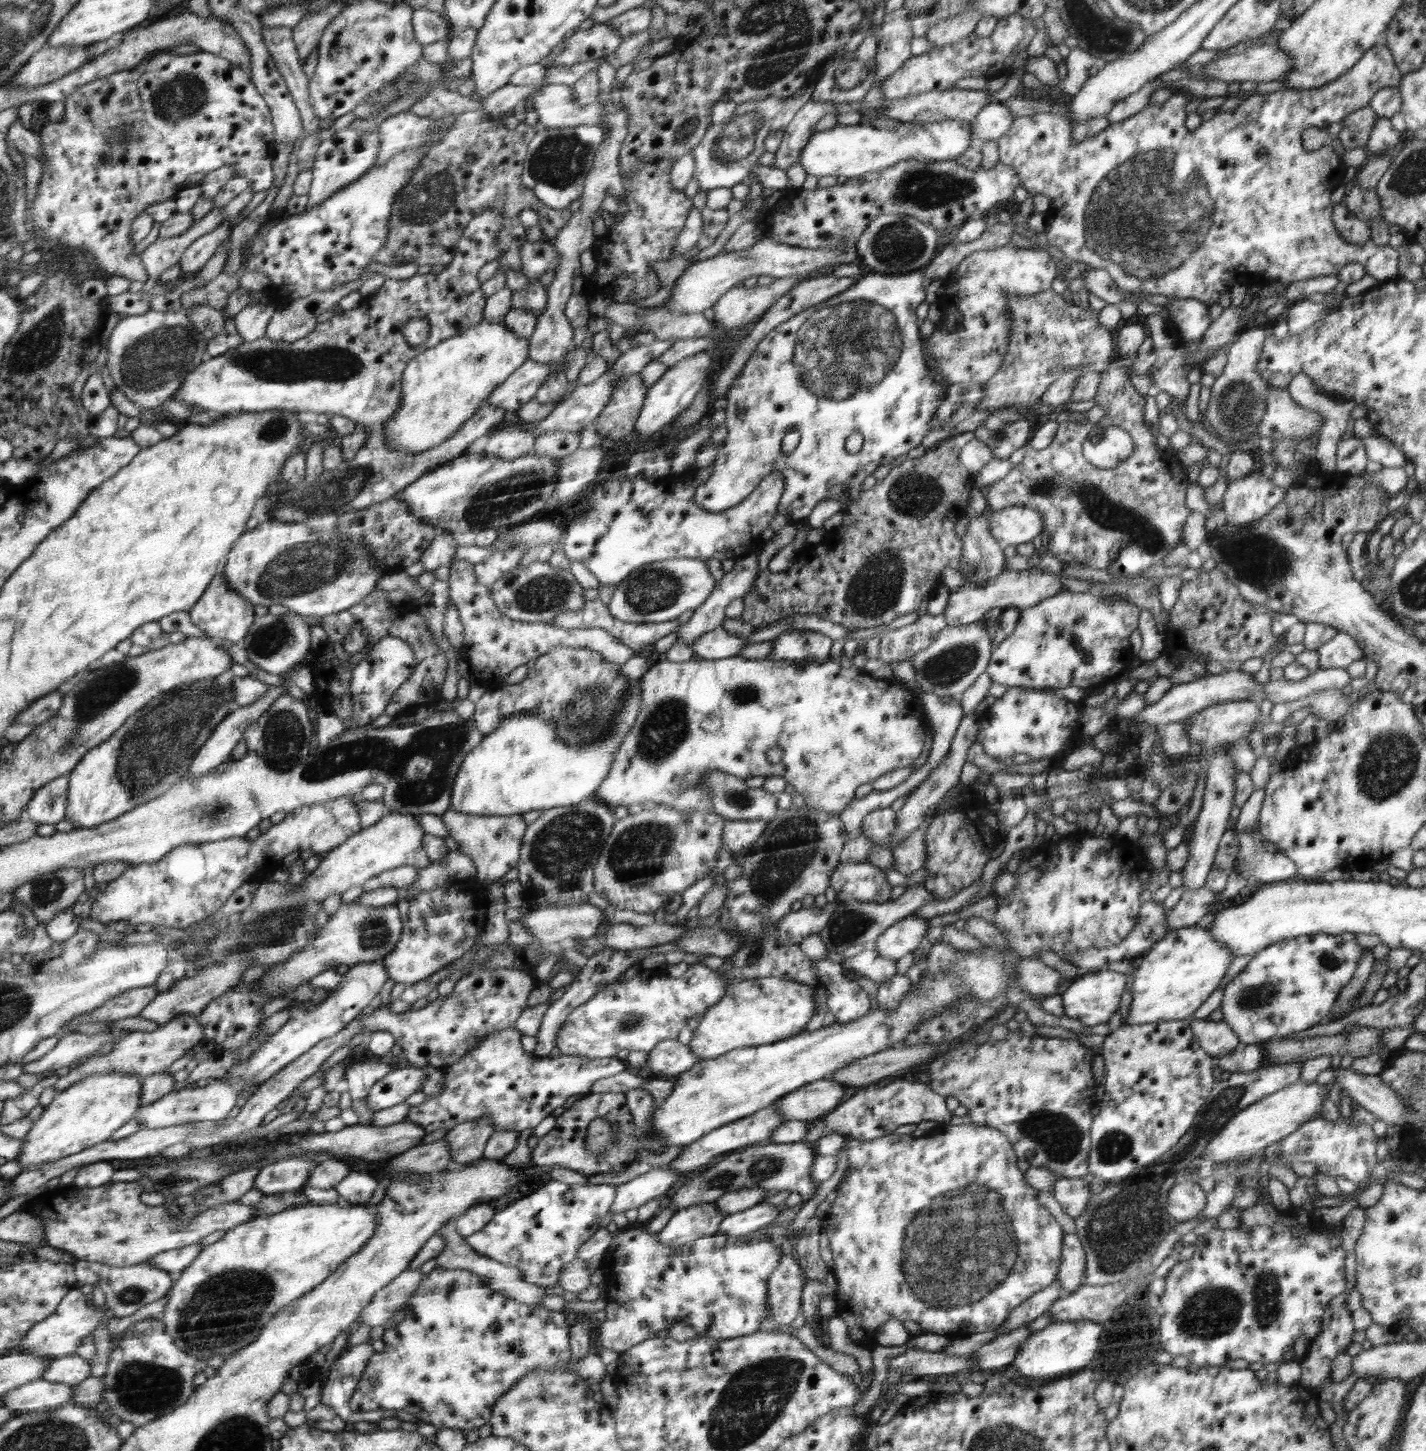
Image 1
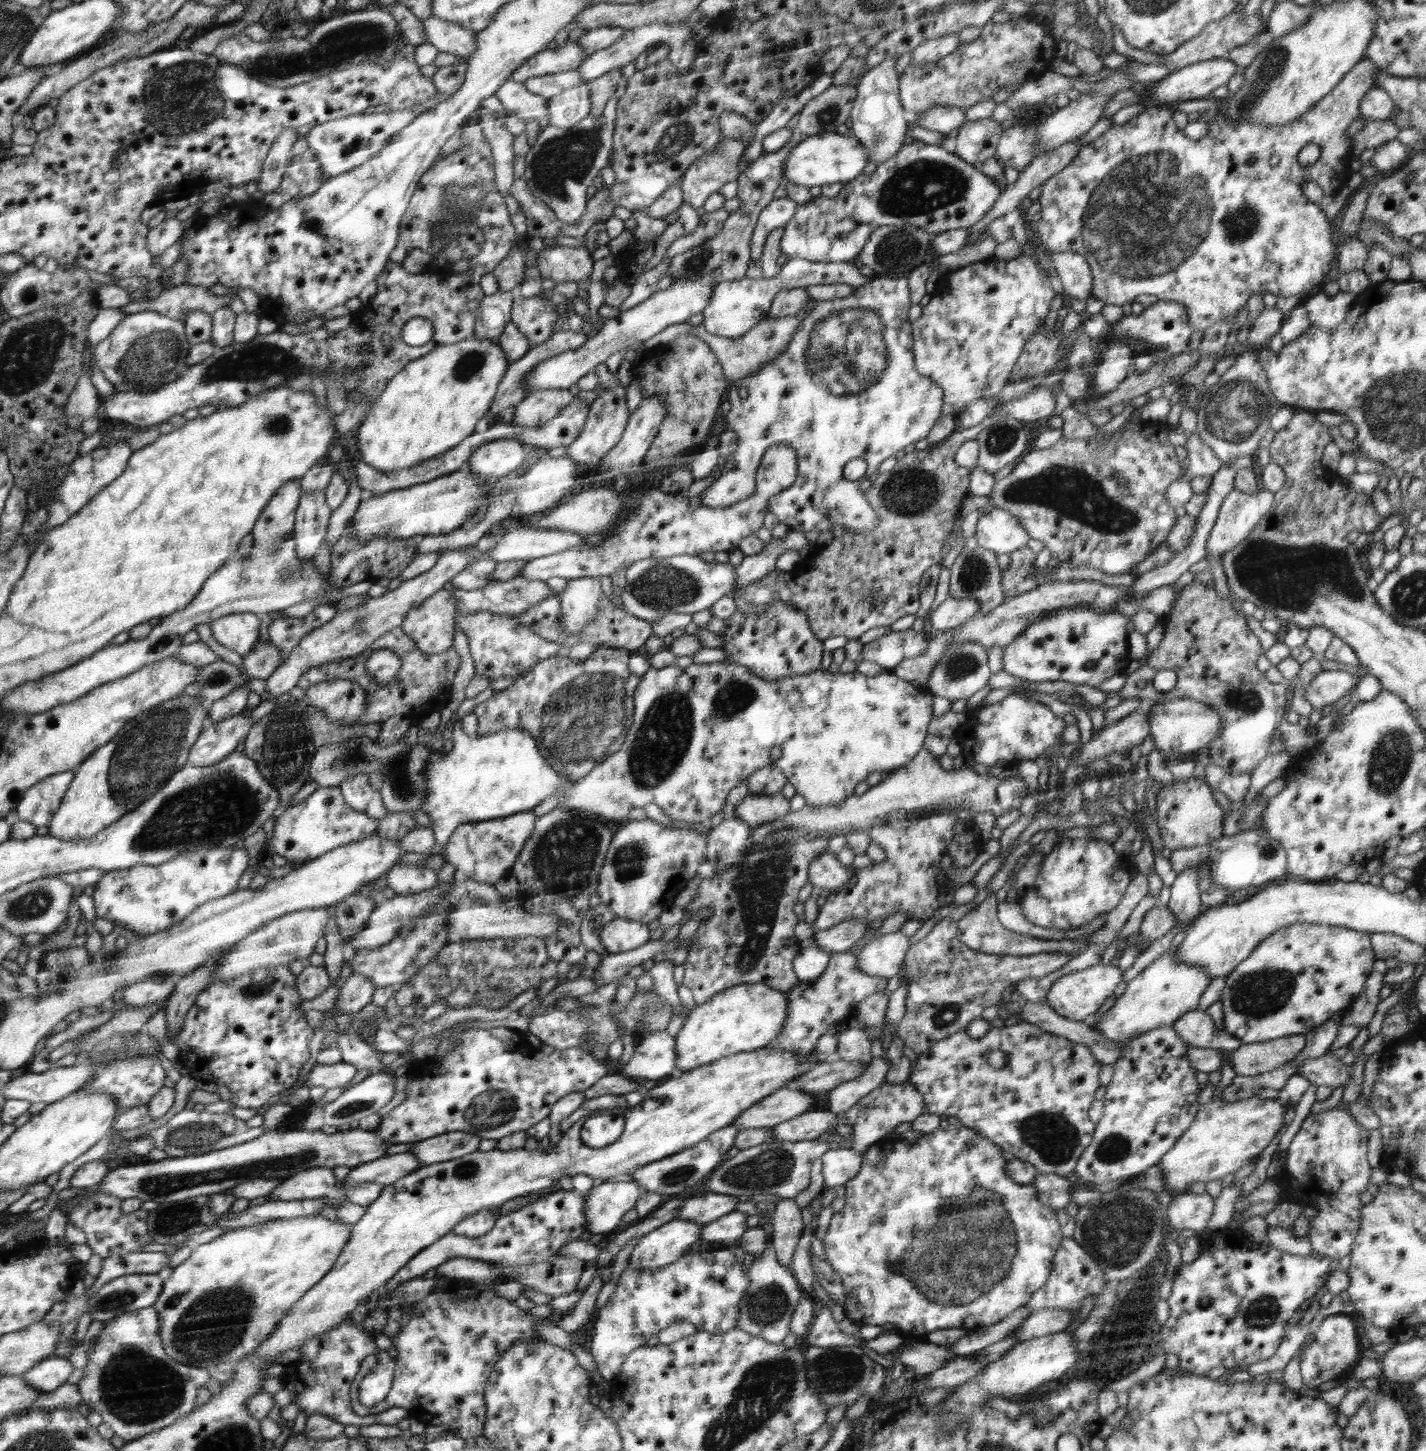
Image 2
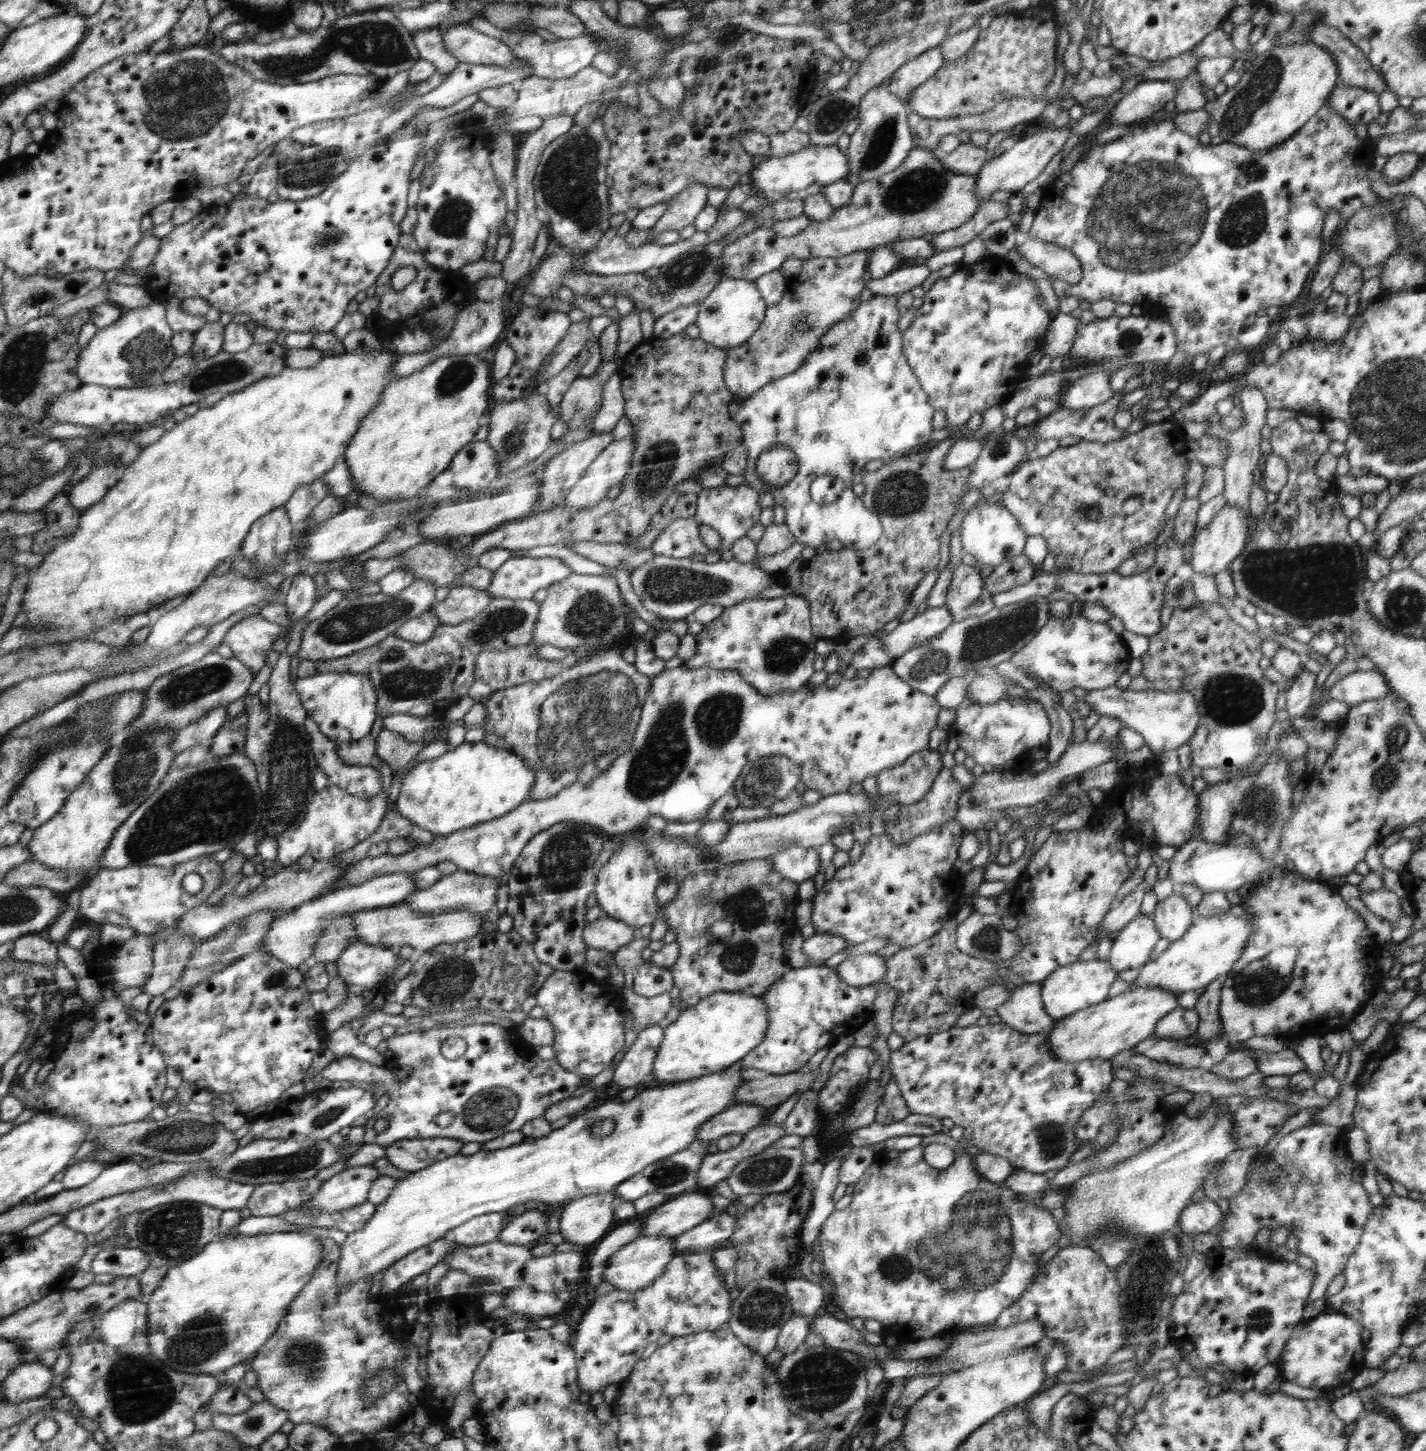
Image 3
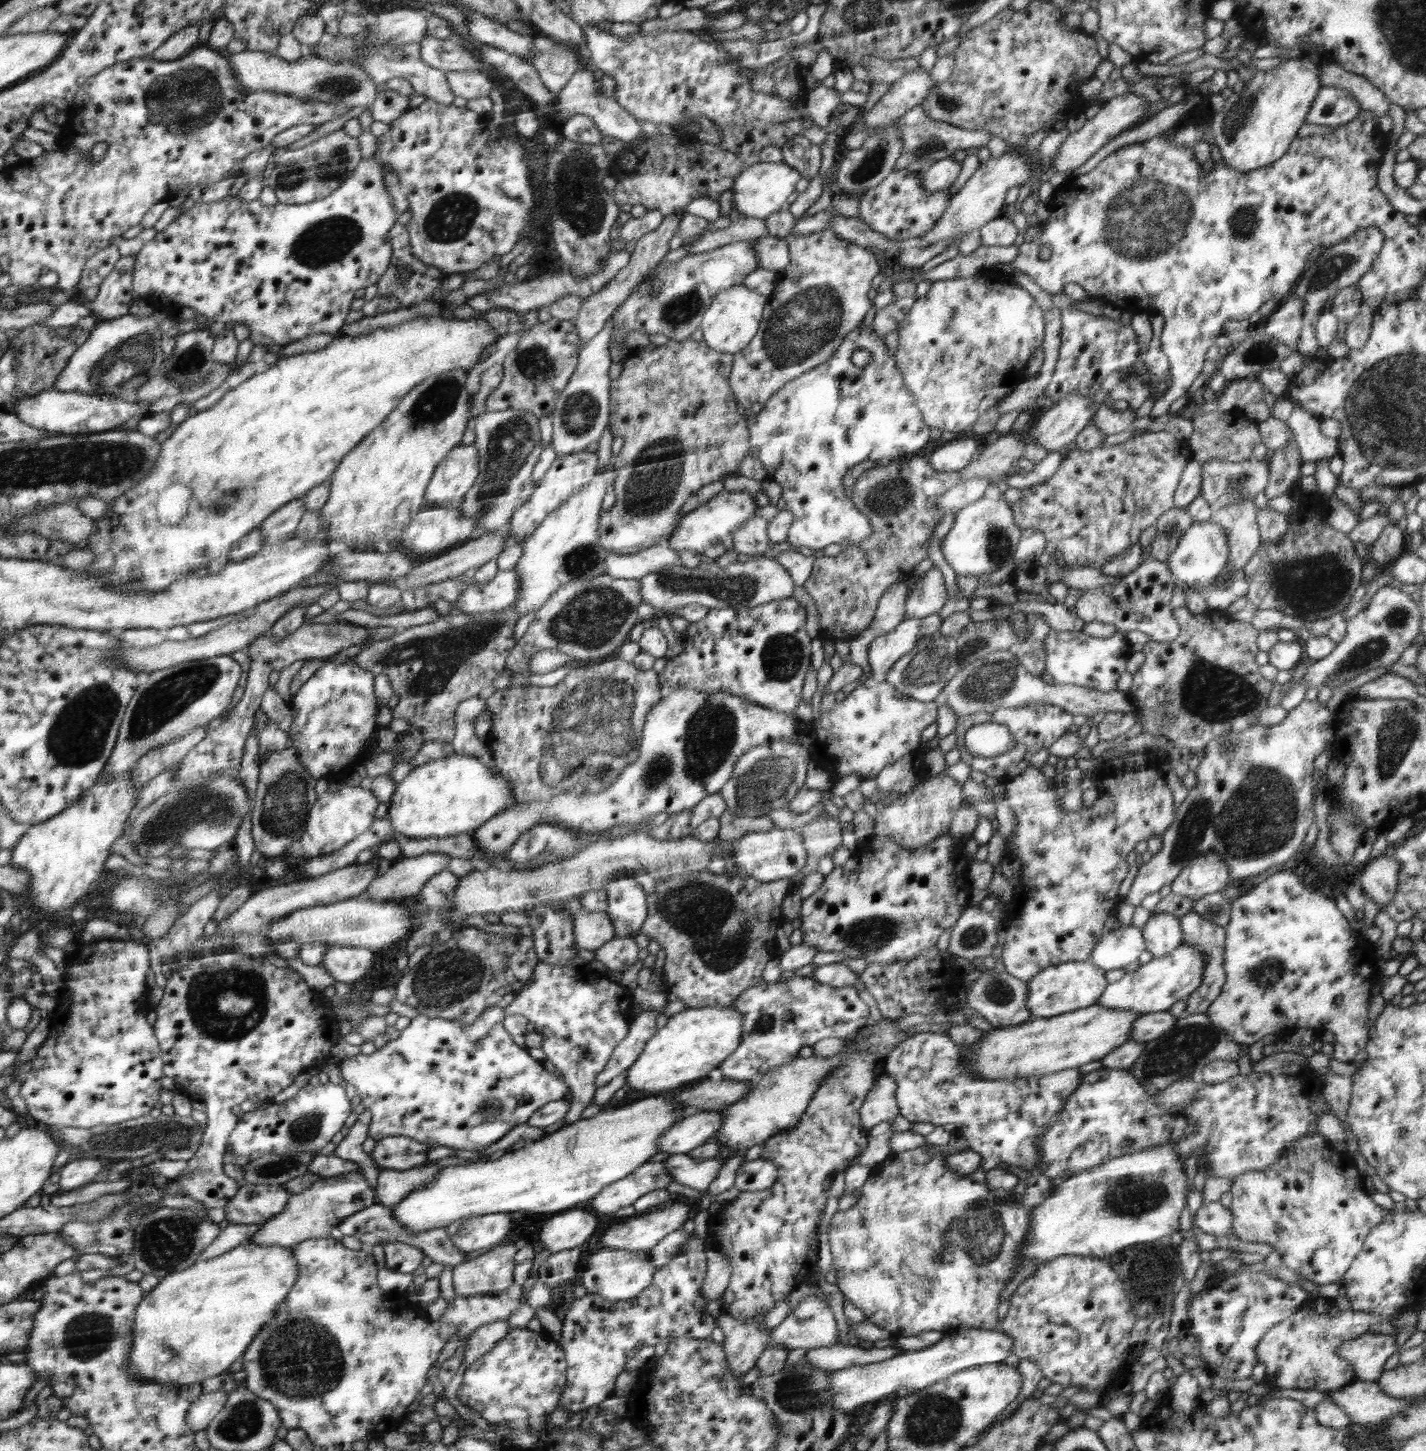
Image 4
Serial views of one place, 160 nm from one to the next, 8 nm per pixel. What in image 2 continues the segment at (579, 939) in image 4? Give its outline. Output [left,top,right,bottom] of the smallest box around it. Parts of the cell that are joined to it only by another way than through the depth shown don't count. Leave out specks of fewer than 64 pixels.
[600,918,650,953]

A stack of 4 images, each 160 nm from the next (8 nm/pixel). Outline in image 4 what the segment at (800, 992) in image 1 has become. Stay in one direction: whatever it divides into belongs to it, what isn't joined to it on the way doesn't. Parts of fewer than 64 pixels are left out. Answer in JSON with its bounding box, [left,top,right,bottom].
[625,1006,745,1094]

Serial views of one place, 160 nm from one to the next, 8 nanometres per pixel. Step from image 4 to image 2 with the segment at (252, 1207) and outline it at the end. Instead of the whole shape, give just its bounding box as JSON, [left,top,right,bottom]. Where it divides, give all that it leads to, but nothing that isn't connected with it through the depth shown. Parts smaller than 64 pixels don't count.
[265,1168,334,1201]

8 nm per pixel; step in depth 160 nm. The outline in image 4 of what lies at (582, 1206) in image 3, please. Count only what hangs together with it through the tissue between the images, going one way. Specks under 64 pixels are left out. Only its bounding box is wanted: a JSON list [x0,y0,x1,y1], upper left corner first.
[540,1210,598,1254]

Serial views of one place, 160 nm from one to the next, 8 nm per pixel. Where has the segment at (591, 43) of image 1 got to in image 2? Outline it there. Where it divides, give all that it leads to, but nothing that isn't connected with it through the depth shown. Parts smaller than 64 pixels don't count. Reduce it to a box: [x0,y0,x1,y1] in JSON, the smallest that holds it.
[510,40,587,83]

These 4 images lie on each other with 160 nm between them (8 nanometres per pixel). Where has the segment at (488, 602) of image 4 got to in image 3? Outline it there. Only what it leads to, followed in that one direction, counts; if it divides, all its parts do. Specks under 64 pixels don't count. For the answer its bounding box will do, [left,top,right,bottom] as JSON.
[487,557,572,598]

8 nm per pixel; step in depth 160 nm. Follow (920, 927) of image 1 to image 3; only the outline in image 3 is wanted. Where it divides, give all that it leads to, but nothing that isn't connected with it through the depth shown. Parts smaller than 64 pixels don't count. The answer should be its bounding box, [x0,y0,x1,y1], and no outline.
[836,954,886,987]

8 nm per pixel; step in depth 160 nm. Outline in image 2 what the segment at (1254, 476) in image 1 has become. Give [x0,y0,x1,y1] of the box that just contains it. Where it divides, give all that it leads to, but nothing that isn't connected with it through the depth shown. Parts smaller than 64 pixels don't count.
[1205,489,1273,558]

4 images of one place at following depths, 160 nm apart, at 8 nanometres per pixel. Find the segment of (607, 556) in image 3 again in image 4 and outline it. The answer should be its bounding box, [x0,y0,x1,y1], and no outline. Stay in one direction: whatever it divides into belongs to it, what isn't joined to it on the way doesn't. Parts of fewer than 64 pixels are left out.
[606,544,679,581]

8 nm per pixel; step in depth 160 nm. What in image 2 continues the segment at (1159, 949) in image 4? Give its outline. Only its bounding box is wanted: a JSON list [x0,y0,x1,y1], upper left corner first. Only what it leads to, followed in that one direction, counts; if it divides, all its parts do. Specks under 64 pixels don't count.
[1166,867,1202,927]

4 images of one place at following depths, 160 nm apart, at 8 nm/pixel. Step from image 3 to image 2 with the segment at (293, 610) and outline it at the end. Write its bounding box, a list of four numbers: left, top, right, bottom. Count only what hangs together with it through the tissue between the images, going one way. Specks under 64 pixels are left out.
[293,491,333,563]

